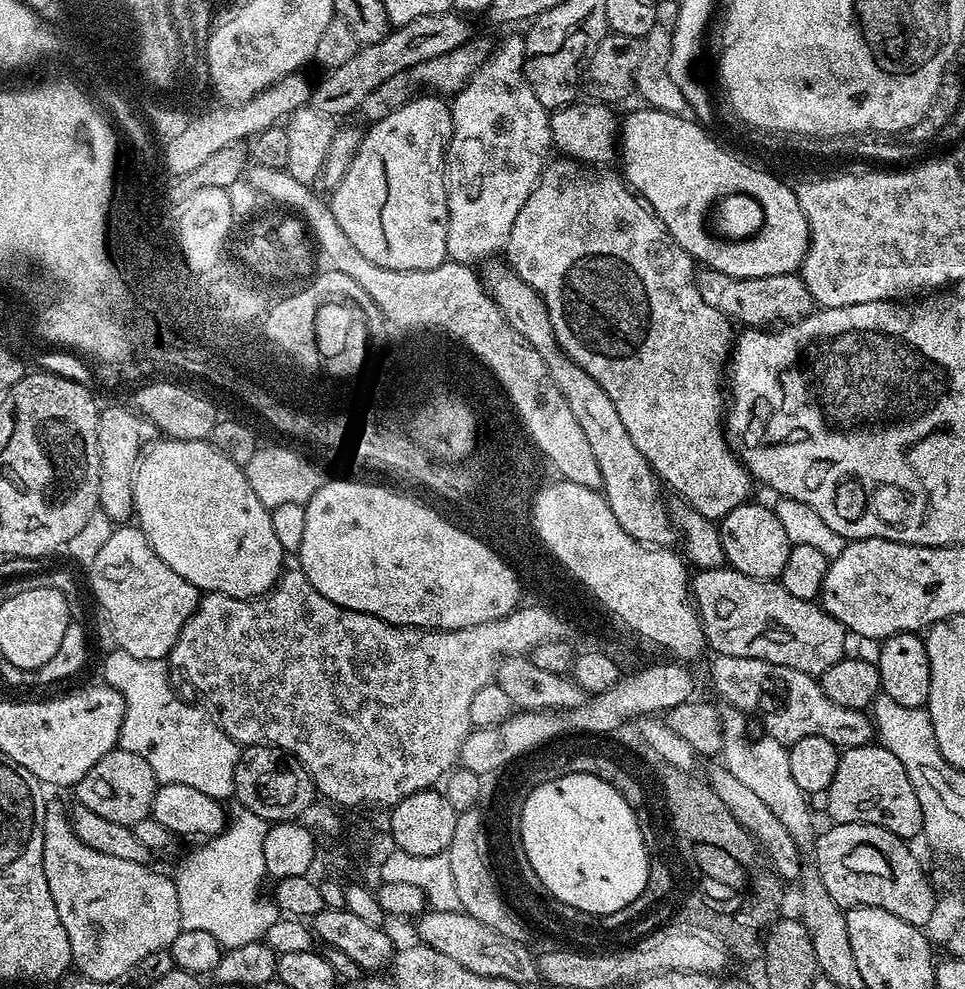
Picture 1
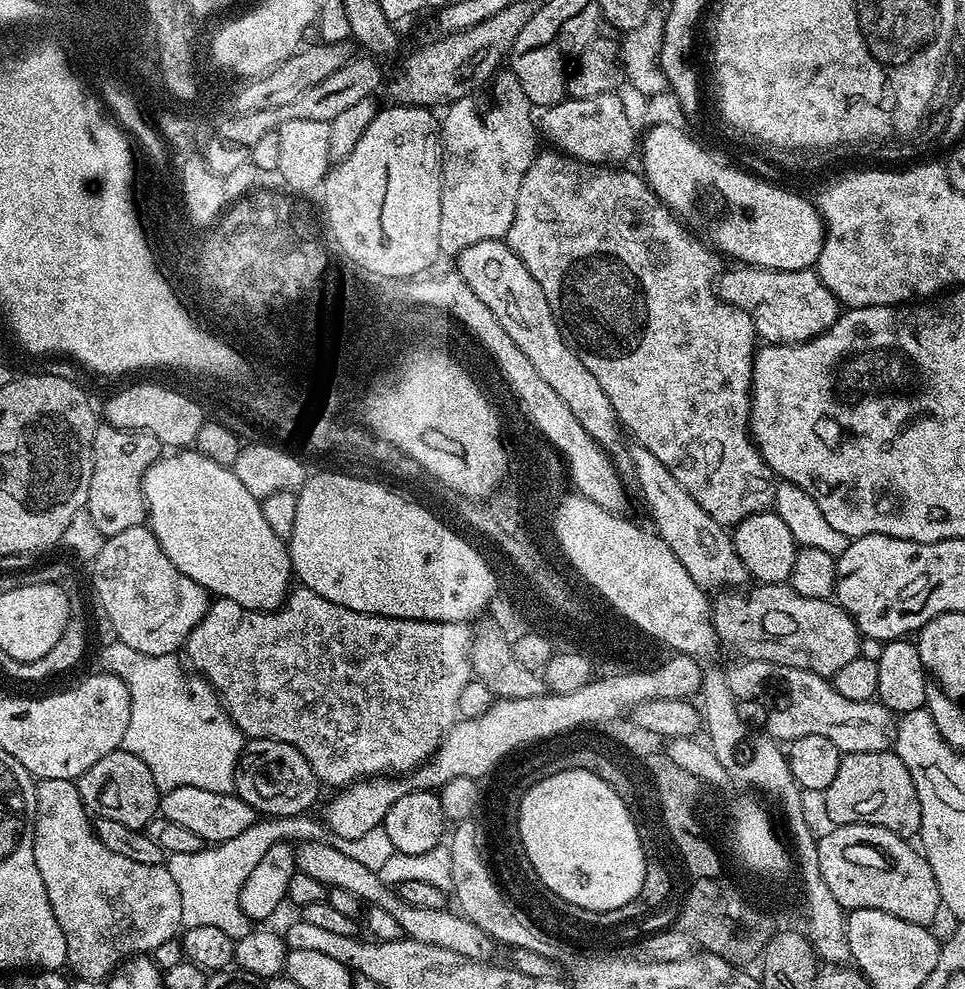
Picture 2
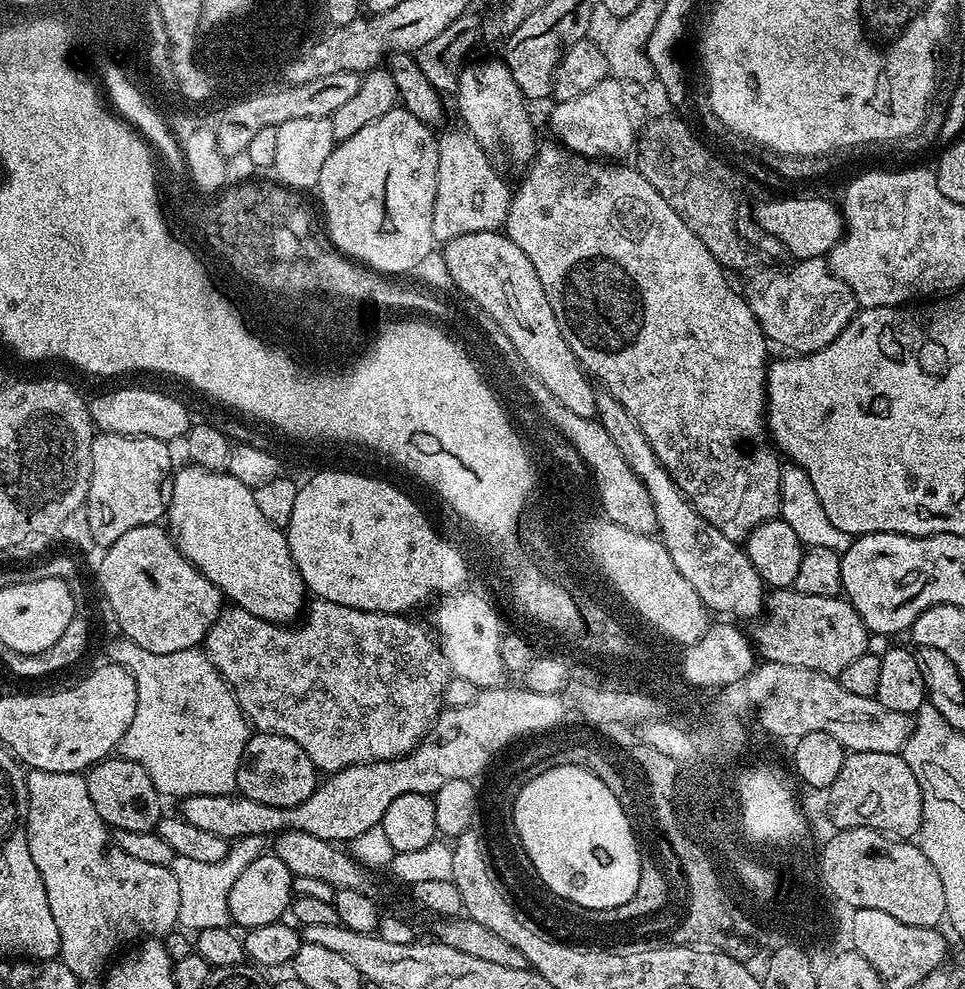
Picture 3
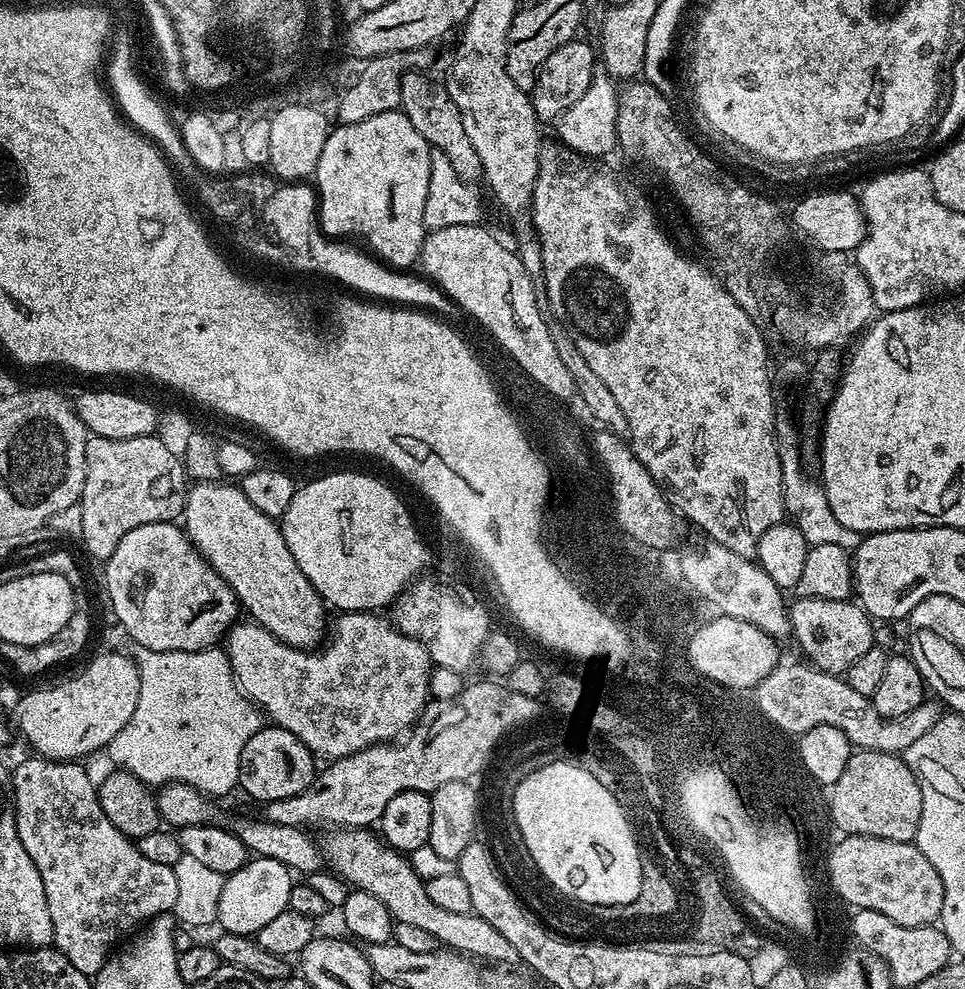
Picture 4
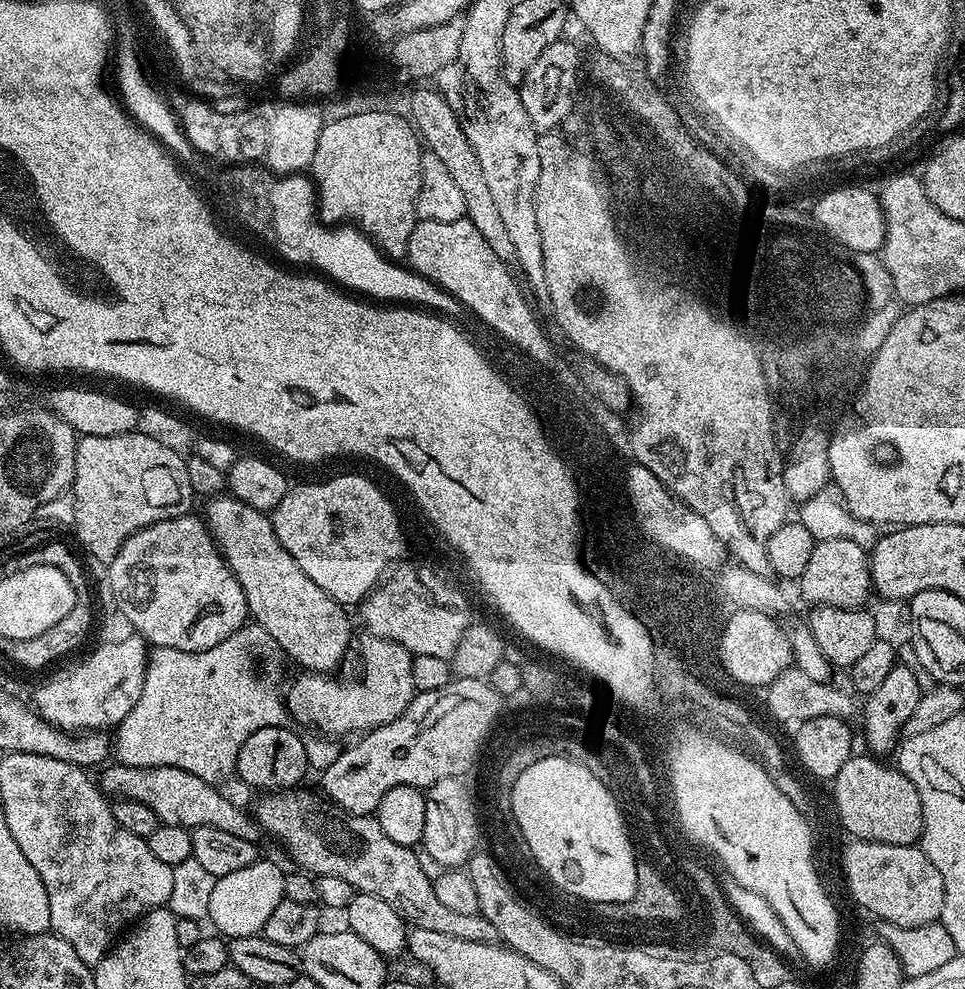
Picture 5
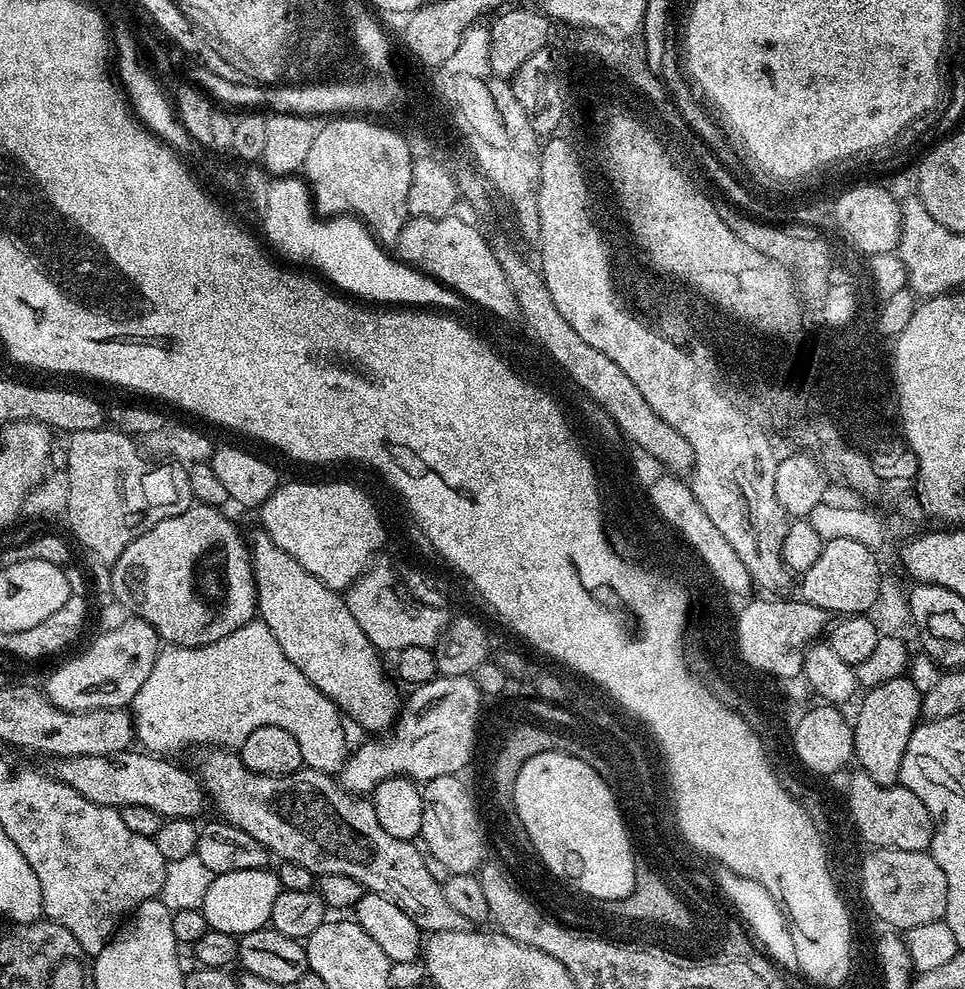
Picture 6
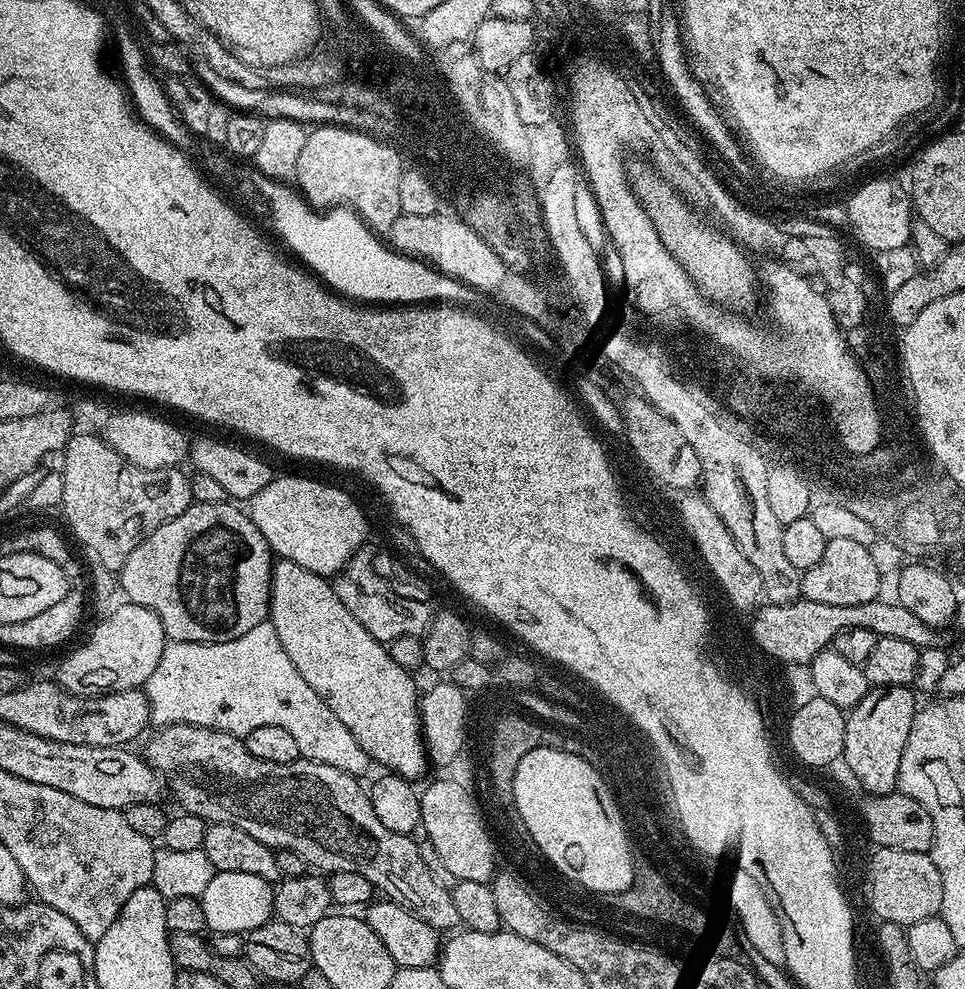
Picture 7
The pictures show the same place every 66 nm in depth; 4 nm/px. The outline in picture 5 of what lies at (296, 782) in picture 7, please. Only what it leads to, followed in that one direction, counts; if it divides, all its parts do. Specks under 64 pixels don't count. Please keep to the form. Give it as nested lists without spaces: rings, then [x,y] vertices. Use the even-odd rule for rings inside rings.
[[[307,787],[286,788],[282,792],[265,792],[259,798],[254,819],[265,833],[284,843],[284,848],[297,860],[299,867],[313,877],[331,874],[350,882],[357,892],[374,894],[403,916],[409,925],[438,930],[466,942],[493,943],[497,939],[494,926],[482,915],[454,914],[443,902],[438,902],[434,886],[419,866],[417,853],[406,846],[398,846],[386,838],[375,815],[355,816],[342,810],[323,795],[307,792]]]

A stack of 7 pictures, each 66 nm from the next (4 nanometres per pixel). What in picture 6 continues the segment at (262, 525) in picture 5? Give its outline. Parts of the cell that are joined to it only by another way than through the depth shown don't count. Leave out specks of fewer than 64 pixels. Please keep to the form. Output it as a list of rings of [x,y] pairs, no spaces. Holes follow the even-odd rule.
[[[256,530],[250,536],[252,553],[252,573],[256,579],[256,599],[258,601],[259,619],[270,626],[270,634],[278,638],[278,646],[282,646],[282,654],[306,674],[306,678],[322,695],[333,701],[345,717],[348,716],[356,724],[361,724],[368,734],[380,734],[391,729],[397,723],[398,713],[402,708],[402,696],[396,693],[394,685],[388,681],[384,673],[381,653],[372,645],[370,638],[354,622],[354,614],[346,606],[344,596],[326,586],[314,574],[310,574],[286,550],[276,547],[271,538],[263,530]]]

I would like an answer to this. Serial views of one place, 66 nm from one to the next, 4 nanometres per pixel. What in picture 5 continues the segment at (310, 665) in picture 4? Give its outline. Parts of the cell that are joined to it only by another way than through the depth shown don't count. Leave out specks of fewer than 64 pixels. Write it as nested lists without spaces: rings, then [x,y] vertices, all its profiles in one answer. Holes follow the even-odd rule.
[[[364,634],[364,637],[359,637],[358,640],[358,648],[360,644],[360,680],[335,680],[337,677],[332,674],[325,674],[323,672],[310,672],[307,670],[301,671],[299,674],[300,677],[297,678],[296,681],[293,682],[292,685],[289,686],[288,692],[286,688],[286,704],[289,709],[293,713],[295,713],[295,720],[297,720],[302,724],[309,724],[312,728],[317,728],[315,730],[321,737],[327,738],[339,738],[338,736],[348,736],[351,732],[356,732],[355,734],[363,734],[366,732],[372,731],[372,729],[377,728],[378,726],[382,726],[383,724],[389,724],[390,722],[394,722],[394,718],[398,718],[404,713],[405,710],[410,706],[410,702],[412,701],[412,697],[416,695],[417,690],[414,686],[414,670],[412,669],[412,653],[405,650],[402,645],[398,642],[394,642],[393,640],[383,640],[381,636],[373,636],[371,634]]]

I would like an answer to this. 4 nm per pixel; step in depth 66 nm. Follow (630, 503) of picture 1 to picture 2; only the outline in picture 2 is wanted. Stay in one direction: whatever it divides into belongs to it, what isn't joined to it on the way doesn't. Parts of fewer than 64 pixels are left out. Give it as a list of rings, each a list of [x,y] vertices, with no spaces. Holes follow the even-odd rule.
[[[487,240],[474,242],[474,246],[466,246],[454,260],[455,271],[460,277],[490,306],[490,314],[502,322],[502,330],[514,338],[518,350],[530,358],[534,370],[550,385],[550,390],[566,402],[570,414],[578,418],[578,426],[586,430],[604,447],[605,452],[613,458],[619,458],[624,452],[625,433],[622,431],[620,419],[616,417],[614,406],[610,406],[610,398],[606,398],[606,390],[598,386],[598,378],[582,366],[582,358],[570,350],[570,346],[562,338],[562,330],[550,310],[550,302],[546,302],[546,294],[542,294],[542,286],[534,282],[534,274],[526,270],[522,258],[510,250],[504,240]]]

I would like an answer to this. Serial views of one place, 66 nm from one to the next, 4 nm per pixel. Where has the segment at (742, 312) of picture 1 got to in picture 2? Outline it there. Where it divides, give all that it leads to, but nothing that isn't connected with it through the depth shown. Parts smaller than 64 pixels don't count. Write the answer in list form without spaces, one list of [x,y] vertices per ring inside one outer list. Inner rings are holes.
[[[752,264],[732,266],[729,272],[721,271],[714,281],[717,296],[727,304],[733,304],[750,316],[754,330],[761,341],[768,344],[800,344],[803,340],[813,340],[825,332],[842,315],[842,305],[835,294],[820,280],[812,268],[802,270],[774,270],[755,268]]]

